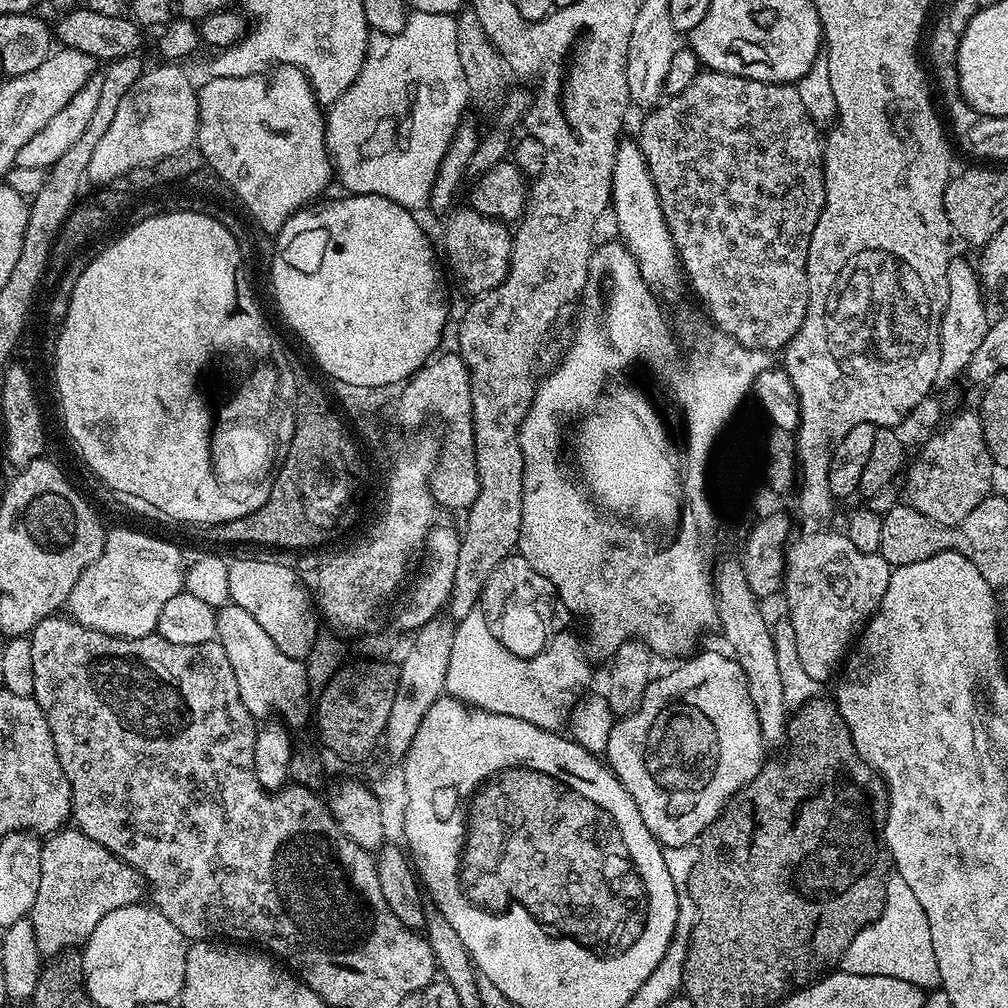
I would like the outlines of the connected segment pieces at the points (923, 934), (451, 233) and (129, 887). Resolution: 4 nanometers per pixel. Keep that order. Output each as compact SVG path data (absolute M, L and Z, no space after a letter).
M889 875L886 882L884 908L873 924L867 924L846 946L838 961L839 971L859 976L889 976L902 978L918 985L922 990L932 990L939 985L938 962L934 958L934 942L930 942L930 922L918 906L918 898L901 876Z
M471 206L458 208L447 217L449 220L444 228L444 252L448 255L448 264L452 267L457 282L466 291L472 292L473 297L477 297L483 292L494 290L494 286L506 278L514 236L505 221L478 214Z
M65 826L59 832L51 833L40 845L40 881L38 894L34 898L34 906L30 913L34 938L38 942L41 957L51 958L60 952L83 945L106 914L117 910L118 907L141 903L140 895L145 895L145 892L144 881L131 866L118 859L110 850L106 850L106 846L94 842L94 838L82 834L79 828Z

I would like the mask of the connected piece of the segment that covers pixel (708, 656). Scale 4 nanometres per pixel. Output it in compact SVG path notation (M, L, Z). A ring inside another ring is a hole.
M700 652L693 660L678 665L673 672L668 672L665 676L657 675L645 690L644 697L641 698L635 712L619 717L615 721L610 730L606 763L612 769L612 773L620 779L624 789L634 798L638 806L638 814L642 814L642 822L646 822L646 830L650 830L650 834L654 834L664 848L677 848L687 844L696 844L702 833L720 817L728 801L760 773L760 765L766 760L764 751L766 748L758 726L758 714L754 710L754 702L750 702L748 679L742 666L738 666L738 662L731 655L723 656L720 652Z

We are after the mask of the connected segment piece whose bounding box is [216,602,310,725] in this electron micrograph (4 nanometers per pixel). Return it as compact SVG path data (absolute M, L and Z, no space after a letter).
M231 602L225 604L225 608L221 607L216 614L216 640L222 650L226 650L226 658L230 658L230 667L234 669L234 679L238 682L238 694L242 694L242 706L250 710L253 718L277 712L285 716L280 718L289 725L302 723L304 711L310 708L310 685L305 661L287 657L270 635L262 630L261 623L246 610Z

